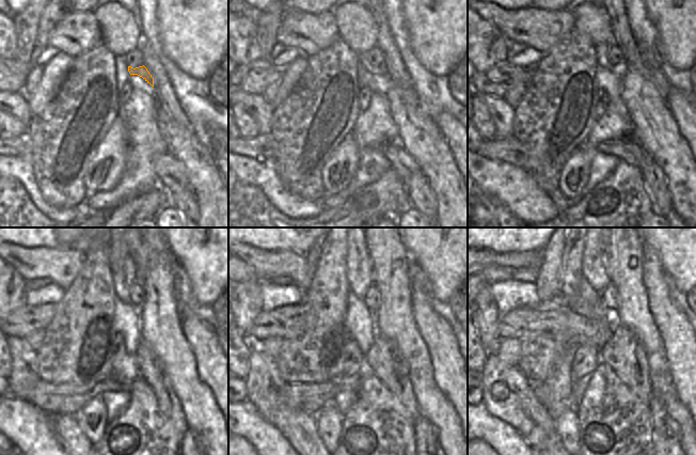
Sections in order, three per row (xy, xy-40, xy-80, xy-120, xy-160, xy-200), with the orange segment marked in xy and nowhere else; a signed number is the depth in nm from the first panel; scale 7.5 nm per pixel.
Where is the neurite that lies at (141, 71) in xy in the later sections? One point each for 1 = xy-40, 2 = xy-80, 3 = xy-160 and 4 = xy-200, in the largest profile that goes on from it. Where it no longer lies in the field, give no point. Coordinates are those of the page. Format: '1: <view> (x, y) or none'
1: xy-40 (381, 71)
2: xy-80 (602, 49)
3: xy-160 (359, 271)
4: xy-200 (594, 270)

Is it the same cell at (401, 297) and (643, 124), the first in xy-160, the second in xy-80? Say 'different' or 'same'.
same

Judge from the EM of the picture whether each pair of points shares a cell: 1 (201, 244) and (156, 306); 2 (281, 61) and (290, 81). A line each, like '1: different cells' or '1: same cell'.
1: different cells
2: different cells

